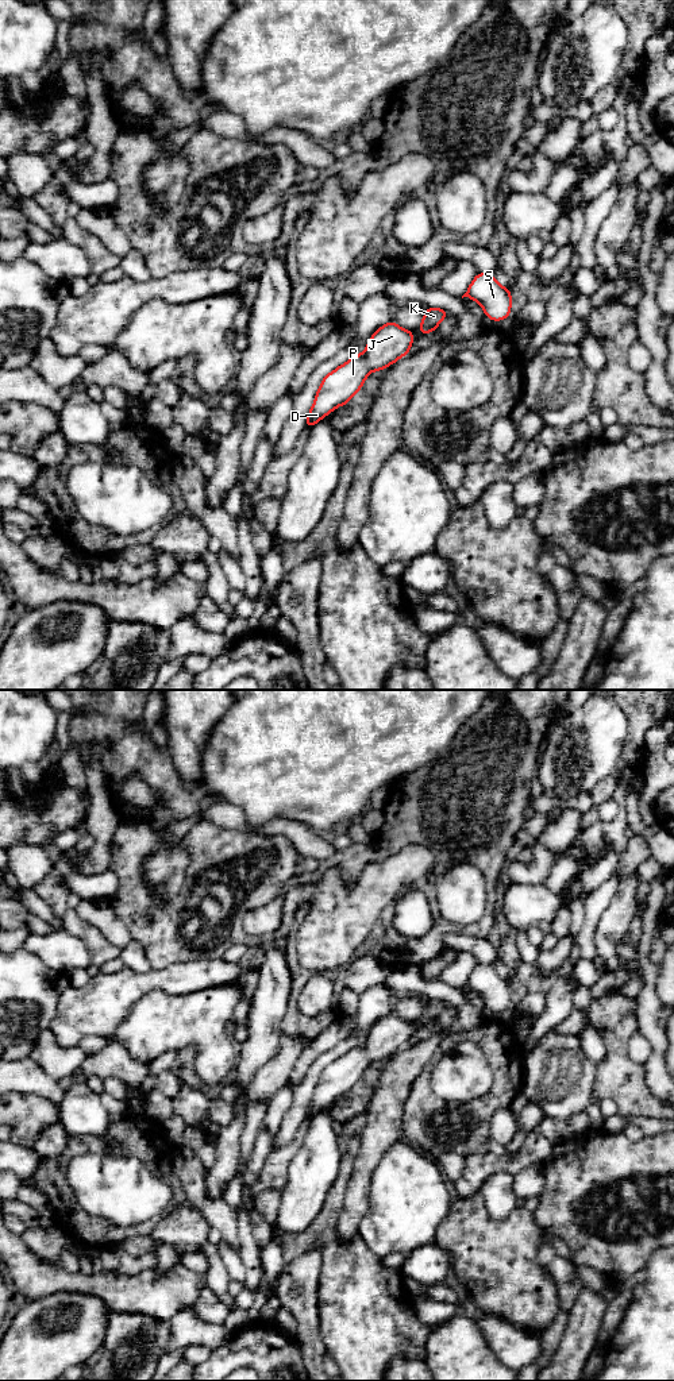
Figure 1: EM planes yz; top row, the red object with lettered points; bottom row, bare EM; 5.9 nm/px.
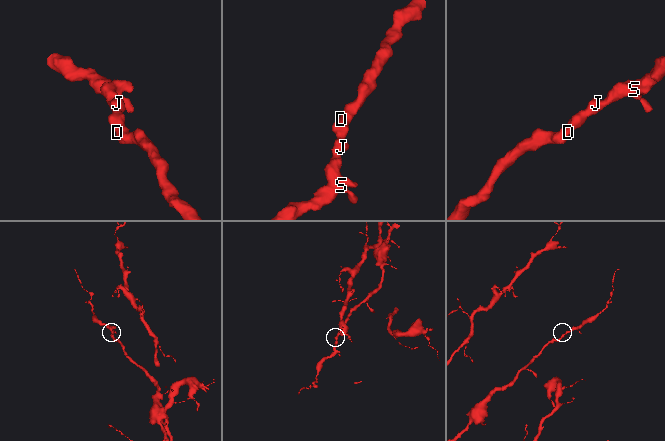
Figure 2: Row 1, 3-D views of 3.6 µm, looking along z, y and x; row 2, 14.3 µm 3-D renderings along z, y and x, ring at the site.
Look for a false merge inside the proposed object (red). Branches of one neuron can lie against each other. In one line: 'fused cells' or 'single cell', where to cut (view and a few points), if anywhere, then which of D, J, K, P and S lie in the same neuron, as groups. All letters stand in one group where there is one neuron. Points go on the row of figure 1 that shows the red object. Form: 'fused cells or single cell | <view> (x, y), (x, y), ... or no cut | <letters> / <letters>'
single cell | no cut | D J K P S

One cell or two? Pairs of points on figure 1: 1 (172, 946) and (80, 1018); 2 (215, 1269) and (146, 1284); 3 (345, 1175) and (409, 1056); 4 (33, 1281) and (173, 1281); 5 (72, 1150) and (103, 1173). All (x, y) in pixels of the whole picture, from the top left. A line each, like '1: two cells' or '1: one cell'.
1: two cells
2: two cells
3: two cells
4: one cell
5: two cells

